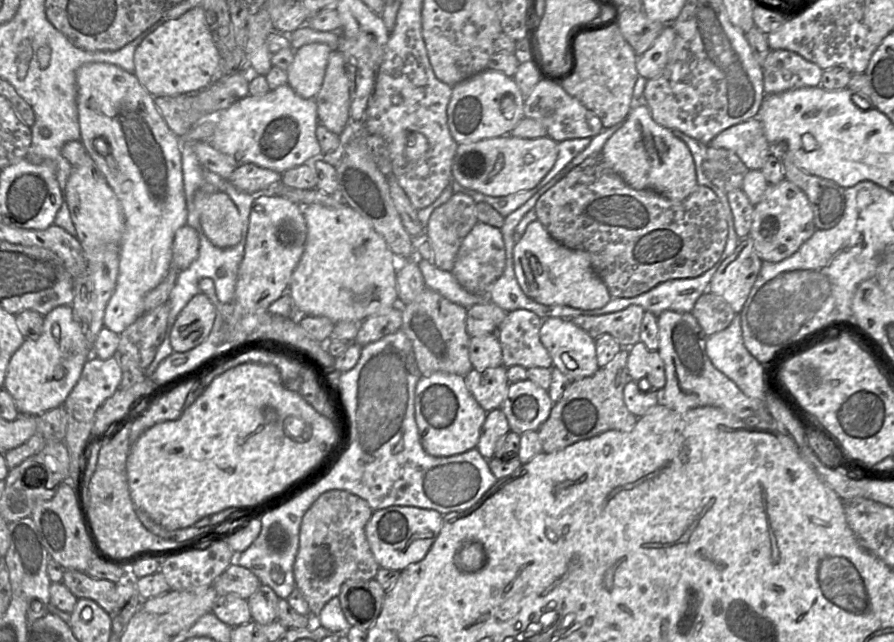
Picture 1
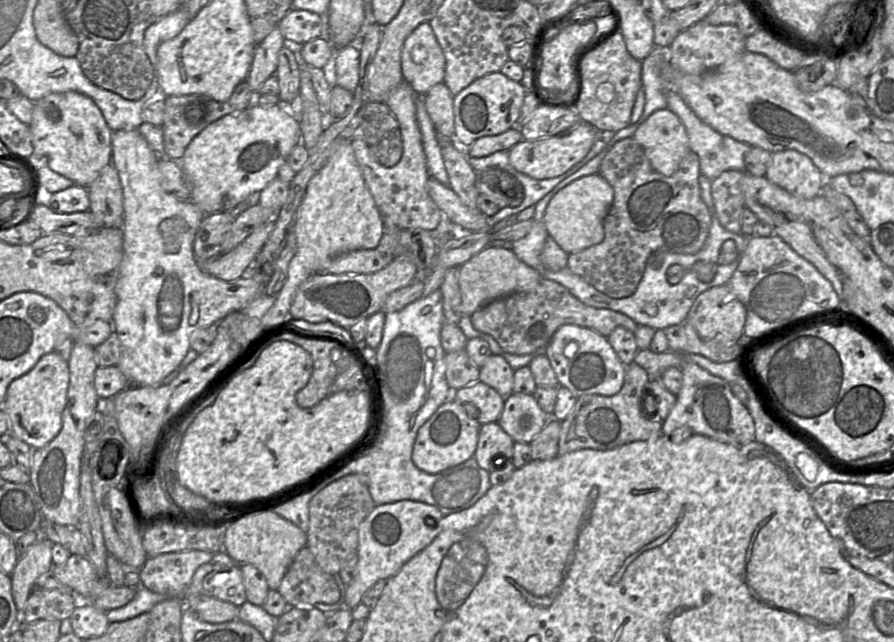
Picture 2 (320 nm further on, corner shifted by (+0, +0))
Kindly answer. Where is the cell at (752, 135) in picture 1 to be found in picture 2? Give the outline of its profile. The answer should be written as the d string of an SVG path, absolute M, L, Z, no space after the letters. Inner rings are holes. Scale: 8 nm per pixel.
M668 90L666 98L667 107L679 117L686 128L690 150L699 158L701 174L713 181L724 171L745 170L745 155L752 146L728 135L723 135L704 123L675 91Z

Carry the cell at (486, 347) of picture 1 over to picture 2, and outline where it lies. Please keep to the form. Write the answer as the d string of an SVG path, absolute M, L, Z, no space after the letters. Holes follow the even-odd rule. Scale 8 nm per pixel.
M492 354L479 369L479 381L492 387L503 397L513 393L514 370L502 356Z

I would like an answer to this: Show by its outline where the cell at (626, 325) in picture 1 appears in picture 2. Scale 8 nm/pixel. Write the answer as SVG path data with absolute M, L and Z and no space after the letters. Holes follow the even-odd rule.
M542 278L529 290L516 292L485 304L476 310L470 319L476 330L491 335L504 351L513 355L542 351L556 330L564 324L590 328L605 337L616 327L624 327L633 333L638 327L629 316L610 309L588 306L572 295L566 287L546 278Z

